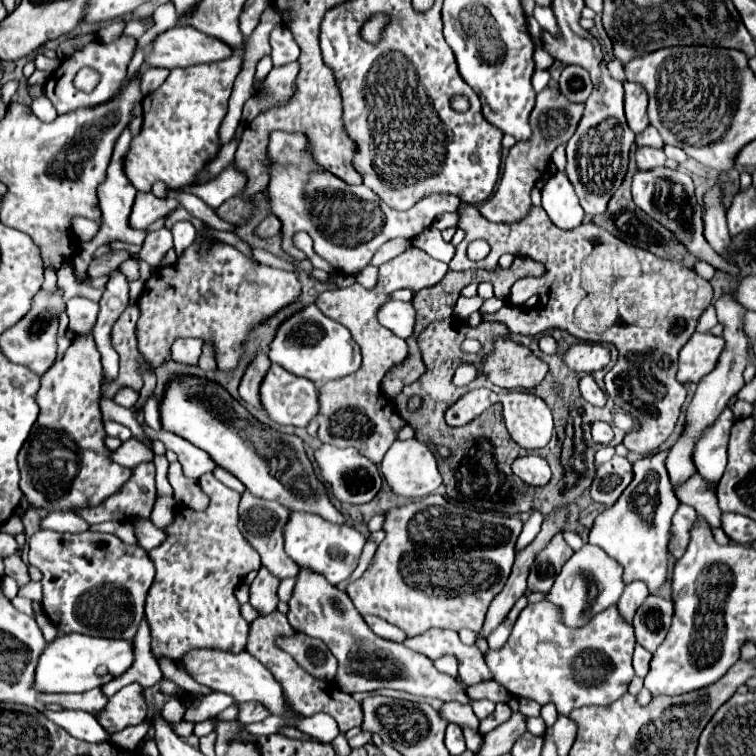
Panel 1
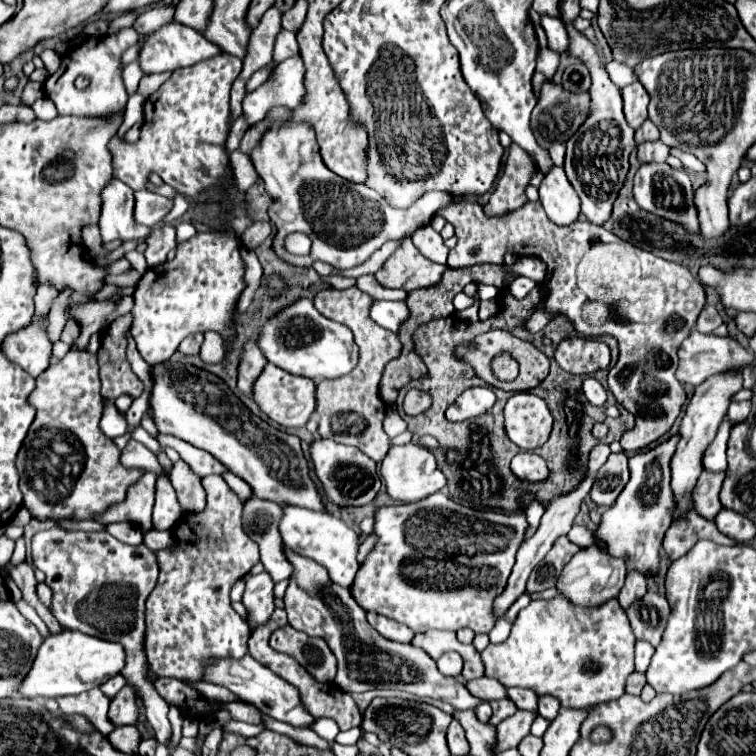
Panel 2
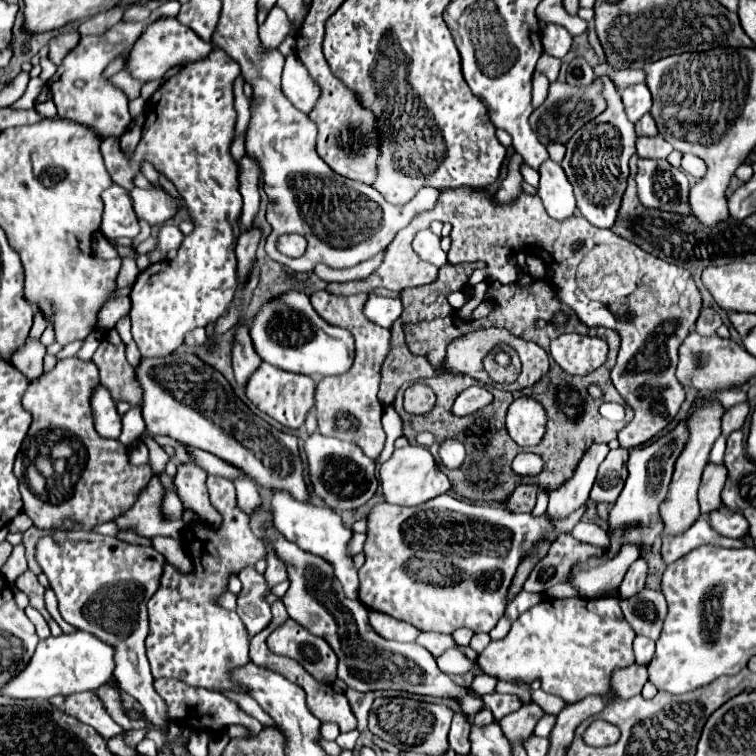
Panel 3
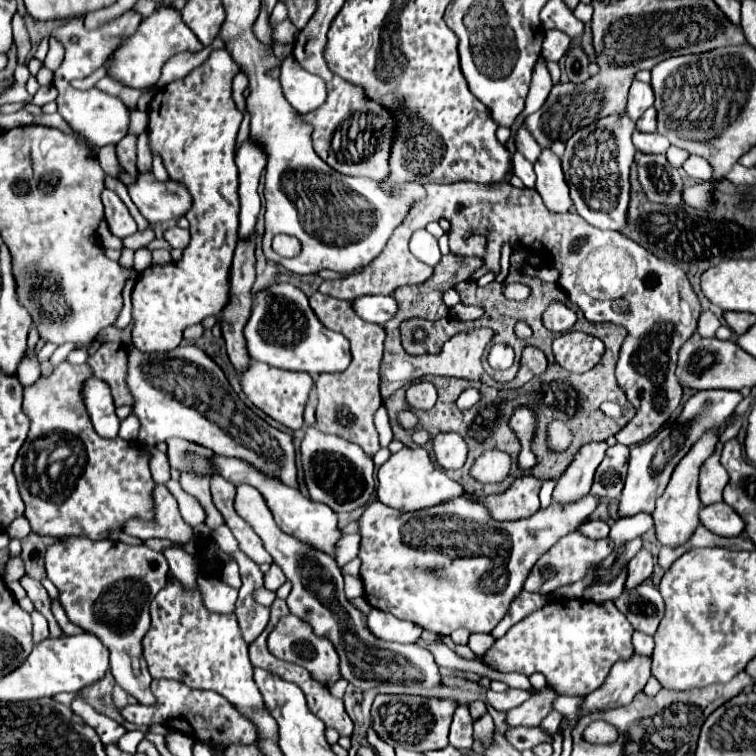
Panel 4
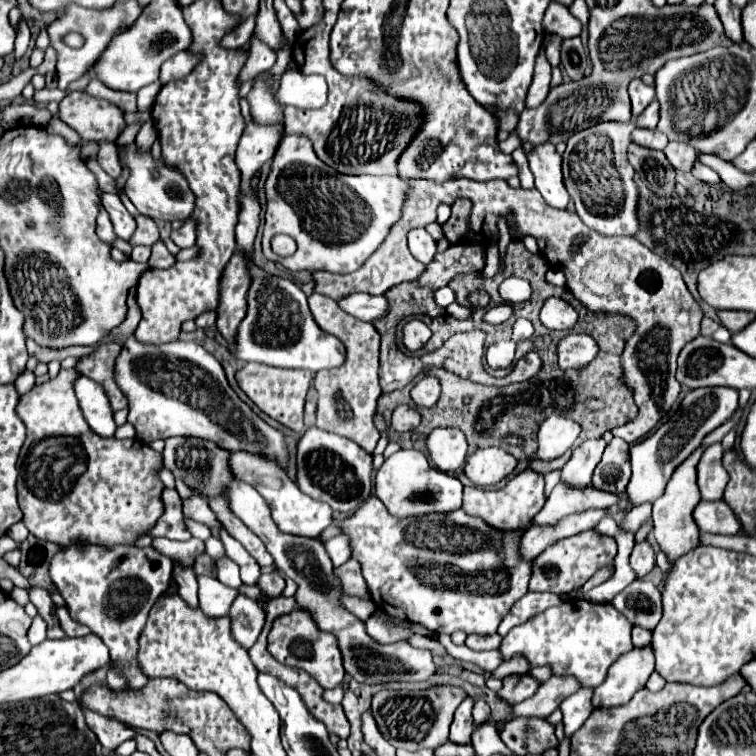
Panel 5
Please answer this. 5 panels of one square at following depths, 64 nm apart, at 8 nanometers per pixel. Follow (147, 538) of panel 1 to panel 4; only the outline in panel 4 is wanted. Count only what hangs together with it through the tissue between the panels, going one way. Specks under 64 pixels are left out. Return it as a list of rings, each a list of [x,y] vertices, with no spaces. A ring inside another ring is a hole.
[[[172,544],[162,552],[170,564],[170,570],[174,576],[186,586],[186,588],[196,588],[196,578],[198,578],[198,564],[192,554],[184,550],[180,544]]]

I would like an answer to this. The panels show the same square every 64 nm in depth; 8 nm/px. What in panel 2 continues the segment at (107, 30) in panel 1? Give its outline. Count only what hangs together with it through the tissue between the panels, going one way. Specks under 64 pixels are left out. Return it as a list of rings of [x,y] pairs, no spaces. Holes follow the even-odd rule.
[[[134,12],[121,14],[111,21],[107,34],[112,34],[120,29],[132,26],[136,18],[138,18],[138,15]]]

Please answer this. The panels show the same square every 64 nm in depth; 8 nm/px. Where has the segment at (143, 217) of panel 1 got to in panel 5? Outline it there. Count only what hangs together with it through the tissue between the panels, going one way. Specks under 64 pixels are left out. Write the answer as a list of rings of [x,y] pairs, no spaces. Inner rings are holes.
[[[130,124],[122,132],[122,138],[118,138],[118,142],[116,142],[118,146],[128,148],[124,152],[124,156],[122,156],[122,162],[126,162],[130,166],[130,170],[132,170],[132,174],[126,180],[126,186],[124,186],[126,196],[140,210],[142,216],[148,216],[152,220],[166,220],[166,222],[186,220],[194,210],[194,194],[190,192],[190,186],[186,184],[186,178],[180,172],[174,172],[172,168],[168,168],[164,164],[164,160],[156,162],[152,158],[152,154],[140,154],[136,150],[136,144],[134,144],[134,138],[136,138],[138,130],[140,130],[140,124]],[[154,170],[160,170],[158,178],[154,178]]]

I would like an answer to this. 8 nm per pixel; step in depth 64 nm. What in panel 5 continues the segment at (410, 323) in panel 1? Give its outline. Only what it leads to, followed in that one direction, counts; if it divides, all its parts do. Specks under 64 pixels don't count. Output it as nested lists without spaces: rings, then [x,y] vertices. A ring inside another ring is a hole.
[[[354,294],[338,300],[344,312],[350,312],[358,320],[374,322],[388,314],[388,300],[386,296],[370,296],[370,294]]]

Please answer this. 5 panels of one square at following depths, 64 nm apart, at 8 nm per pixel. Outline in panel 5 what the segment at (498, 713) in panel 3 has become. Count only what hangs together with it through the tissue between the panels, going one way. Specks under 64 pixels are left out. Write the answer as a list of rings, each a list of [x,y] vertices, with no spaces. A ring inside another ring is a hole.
[[[522,674],[522,676],[508,676],[508,678],[504,678],[502,690],[498,690],[496,694],[506,704],[514,706],[514,704],[530,698],[536,690],[538,690],[538,682],[530,674]]]

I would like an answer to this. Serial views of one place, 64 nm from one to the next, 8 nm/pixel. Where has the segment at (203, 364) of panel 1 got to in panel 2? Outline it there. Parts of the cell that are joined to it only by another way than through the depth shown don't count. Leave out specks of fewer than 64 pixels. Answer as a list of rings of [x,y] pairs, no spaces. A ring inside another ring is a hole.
[[[214,331],[206,332],[199,352],[201,360],[206,364],[216,364],[223,359],[224,353],[222,337]]]

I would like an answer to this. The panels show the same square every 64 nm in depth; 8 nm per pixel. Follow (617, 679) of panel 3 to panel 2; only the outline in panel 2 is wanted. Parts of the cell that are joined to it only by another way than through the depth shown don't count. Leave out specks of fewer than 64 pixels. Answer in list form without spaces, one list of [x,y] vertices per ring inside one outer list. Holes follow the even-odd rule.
[[[632,672],[632,674],[630,674],[630,680],[626,682],[626,692],[628,692],[628,694],[634,694],[634,696],[640,696],[640,690],[644,688],[644,684],[646,684],[644,674]]]

